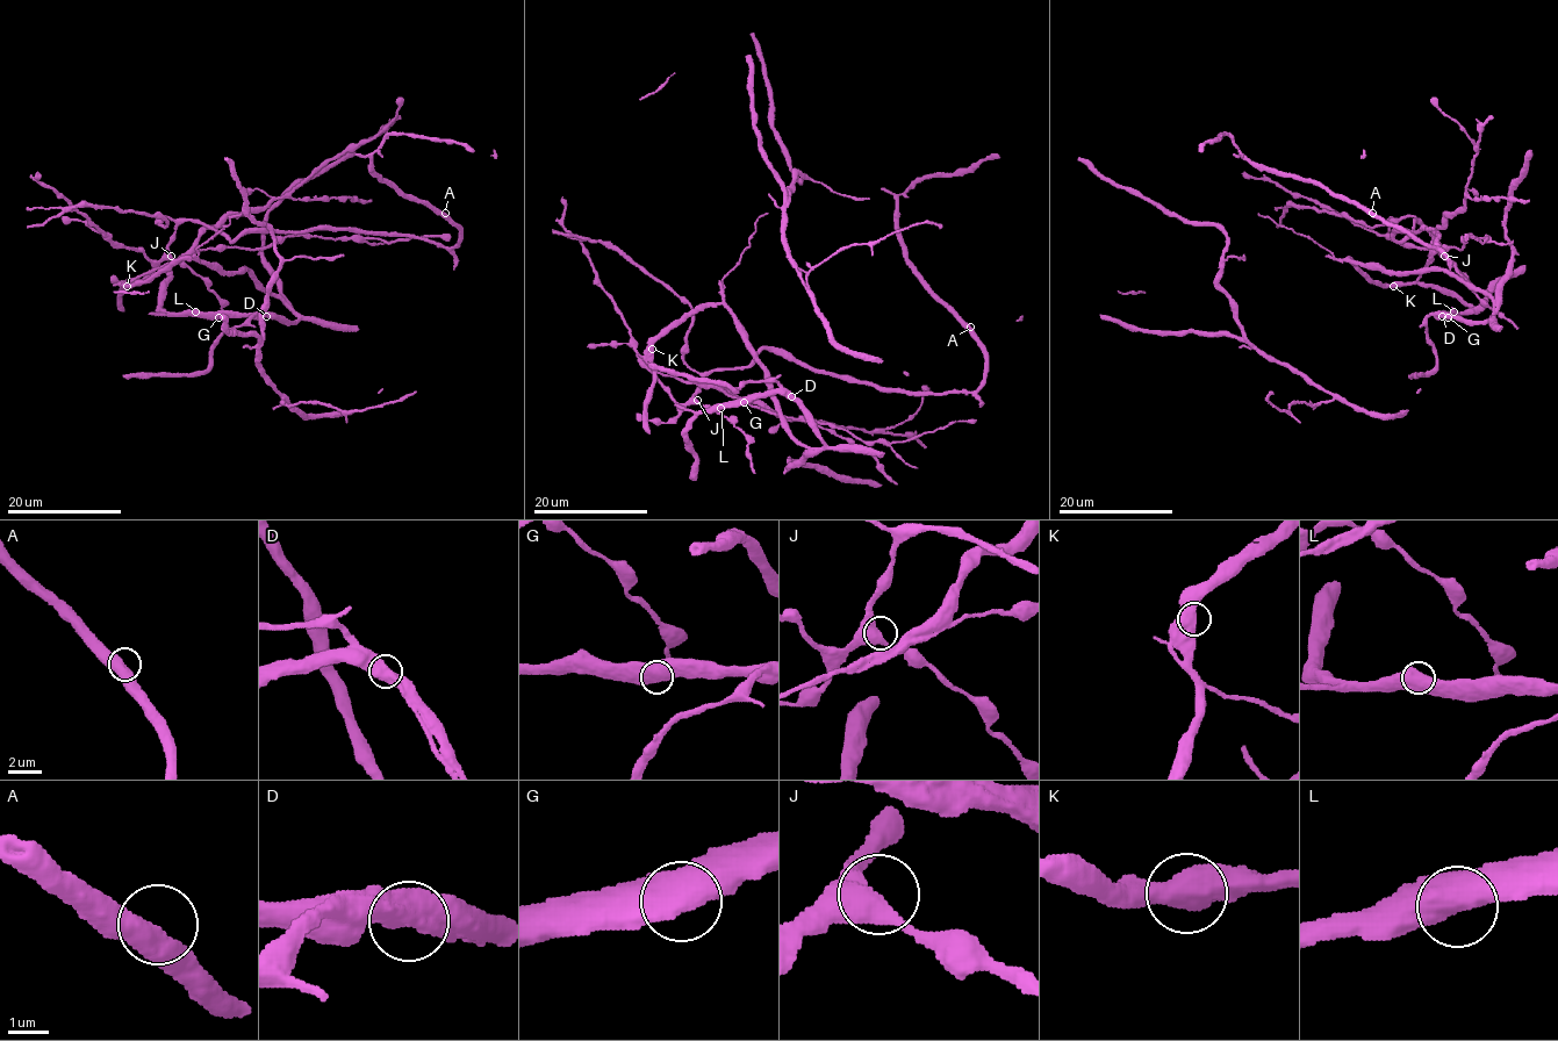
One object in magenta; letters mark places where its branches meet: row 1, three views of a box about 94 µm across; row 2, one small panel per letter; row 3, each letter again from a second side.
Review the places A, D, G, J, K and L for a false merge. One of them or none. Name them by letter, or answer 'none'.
none

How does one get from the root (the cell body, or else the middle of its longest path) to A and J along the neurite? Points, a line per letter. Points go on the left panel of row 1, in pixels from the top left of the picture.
A: (131, 280), (151, 273), (187, 220), (232, 242), (255, 231), (359, 230), (453, 246), (459, 230), (445, 213)
J: (131, 280), (148, 275), (171, 256)

